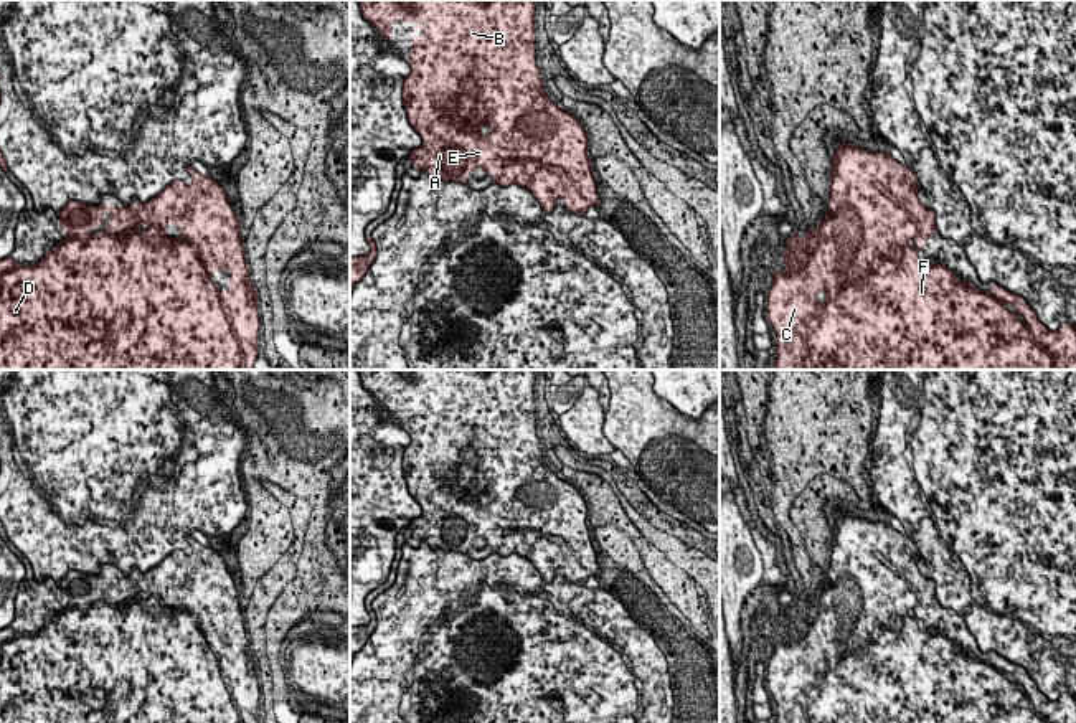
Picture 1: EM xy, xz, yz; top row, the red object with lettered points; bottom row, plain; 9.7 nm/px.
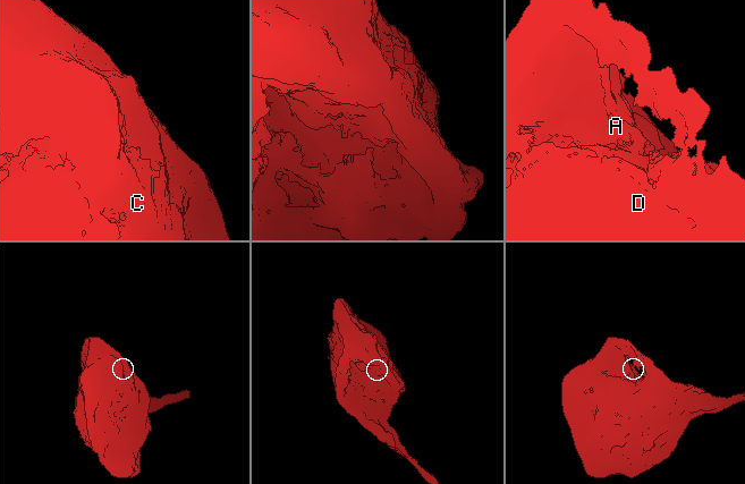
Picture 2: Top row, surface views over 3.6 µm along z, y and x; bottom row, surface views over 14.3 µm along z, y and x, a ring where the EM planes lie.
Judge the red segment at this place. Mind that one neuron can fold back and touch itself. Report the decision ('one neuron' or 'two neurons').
one neuron

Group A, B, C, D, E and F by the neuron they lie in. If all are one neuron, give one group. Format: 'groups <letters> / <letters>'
groups A B C D E F

